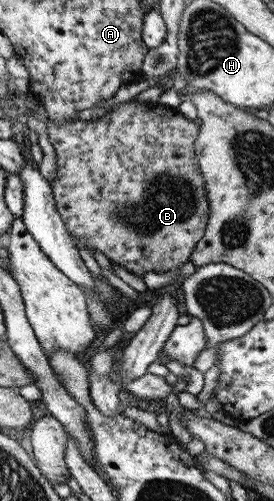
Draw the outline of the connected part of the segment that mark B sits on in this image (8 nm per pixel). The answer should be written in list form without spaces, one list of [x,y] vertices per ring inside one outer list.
[[[122,102],[113,105],[103,116],[95,120],[64,119],[59,125],[47,120],[46,134],[49,143],[54,149],[54,156],[57,164],[55,180],[52,187],[52,195],[55,201],[55,207],[63,220],[65,229],[74,233],[77,239],[90,251],[95,250],[101,255],[107,257],[109,262],[123,267],[137,277],[142,277],[147,272],[167,272],[177,270],[183,263],[189,261],[194,245],[203,235],[206,221],[208,220],[208,203],[206,199],[205,182],[201,172],[198,170],[195,161],[193,141],[197,137],[198,125],[187,120],[177,108],[165,107],[158,102]]]

